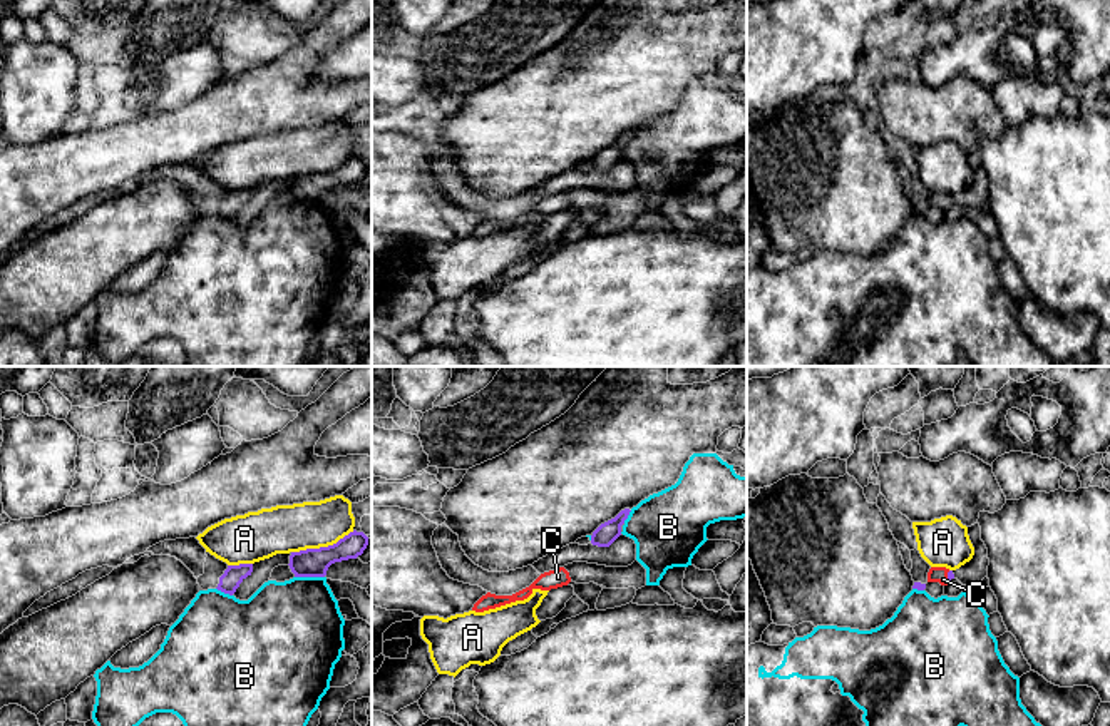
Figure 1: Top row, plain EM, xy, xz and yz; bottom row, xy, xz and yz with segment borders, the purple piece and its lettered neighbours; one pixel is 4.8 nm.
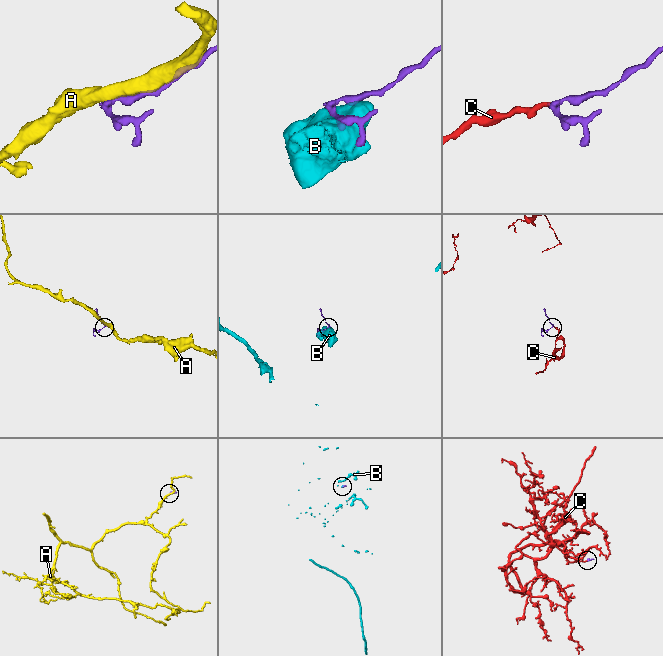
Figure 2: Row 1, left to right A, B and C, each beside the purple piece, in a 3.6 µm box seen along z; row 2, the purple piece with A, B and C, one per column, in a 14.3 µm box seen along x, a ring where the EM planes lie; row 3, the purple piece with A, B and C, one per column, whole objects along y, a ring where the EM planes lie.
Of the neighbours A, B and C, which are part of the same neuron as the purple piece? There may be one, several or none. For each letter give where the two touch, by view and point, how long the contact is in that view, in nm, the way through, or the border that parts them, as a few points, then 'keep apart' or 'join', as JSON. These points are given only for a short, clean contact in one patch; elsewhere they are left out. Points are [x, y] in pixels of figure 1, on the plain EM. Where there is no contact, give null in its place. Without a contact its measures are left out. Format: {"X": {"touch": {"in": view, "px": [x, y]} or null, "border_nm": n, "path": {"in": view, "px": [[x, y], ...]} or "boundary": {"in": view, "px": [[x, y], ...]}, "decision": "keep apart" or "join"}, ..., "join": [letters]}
{"A": {"touch": {"in": "xy", "px": [322, 173]}, "border_nm": 320, "decision": "keep apart"}, "B": {"touch": {"in": "xy", "px": [310, 201]}, "border_nm": 140, "decision": "keep apart"}, "C": {"touch": {"in": "yz", "px": [948, 201]}, "border_nm": 60, "path": {"in": "yz", "px": [[950, 199], [948, 201], [936, 199]]}, "decision": "join"}, "join": ["C"]}

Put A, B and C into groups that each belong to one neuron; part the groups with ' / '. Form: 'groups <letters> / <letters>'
groups A / B / C

